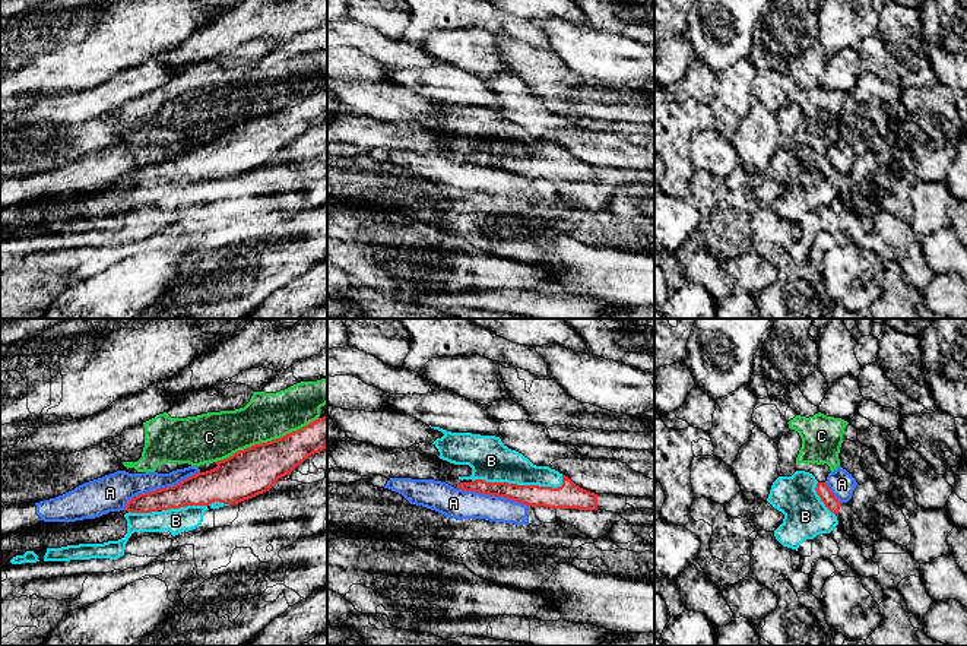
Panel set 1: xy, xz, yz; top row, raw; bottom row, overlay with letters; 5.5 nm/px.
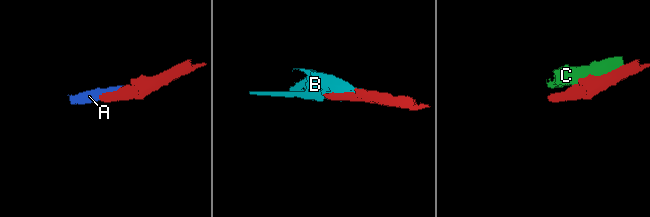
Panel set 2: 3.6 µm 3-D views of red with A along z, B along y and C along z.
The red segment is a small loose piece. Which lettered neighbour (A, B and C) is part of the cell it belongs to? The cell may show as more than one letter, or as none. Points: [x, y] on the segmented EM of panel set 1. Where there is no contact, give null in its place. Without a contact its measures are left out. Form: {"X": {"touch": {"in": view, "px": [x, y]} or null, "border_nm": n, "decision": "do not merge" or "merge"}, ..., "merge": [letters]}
{"A": {"touch": {"in": "xy", "px": [161, 488]}, "border_nm": 460, "decision": "do not merge"}, "B": {"touch": {"in": "xz", "px": [520, 485]}, "border_nm": 500, "decision": "merge"}, "C": {"touch": {"in": "xy", "px": [268, 442]}, "border_nm": 600, "decision": "do not merge"}, "merge": ["B"]}

